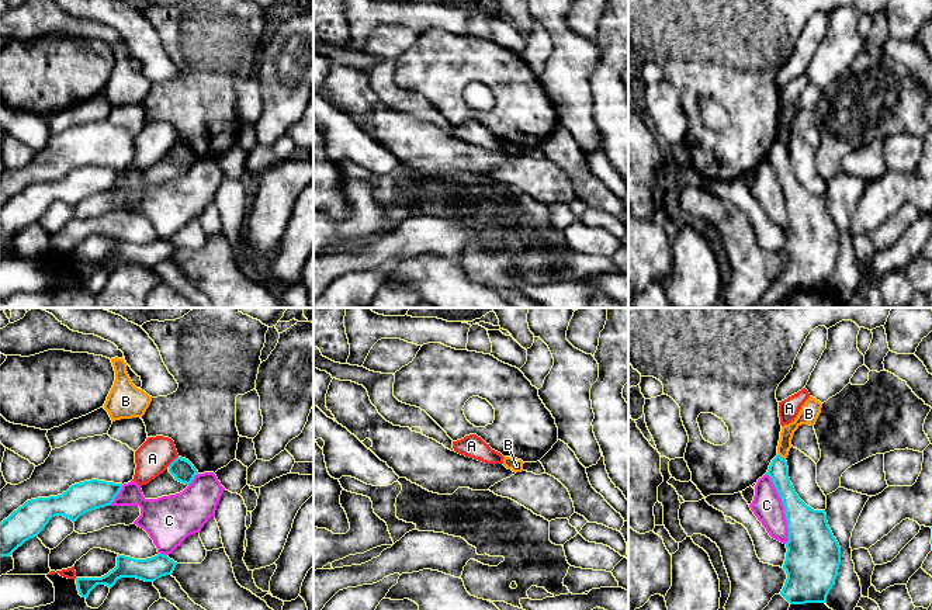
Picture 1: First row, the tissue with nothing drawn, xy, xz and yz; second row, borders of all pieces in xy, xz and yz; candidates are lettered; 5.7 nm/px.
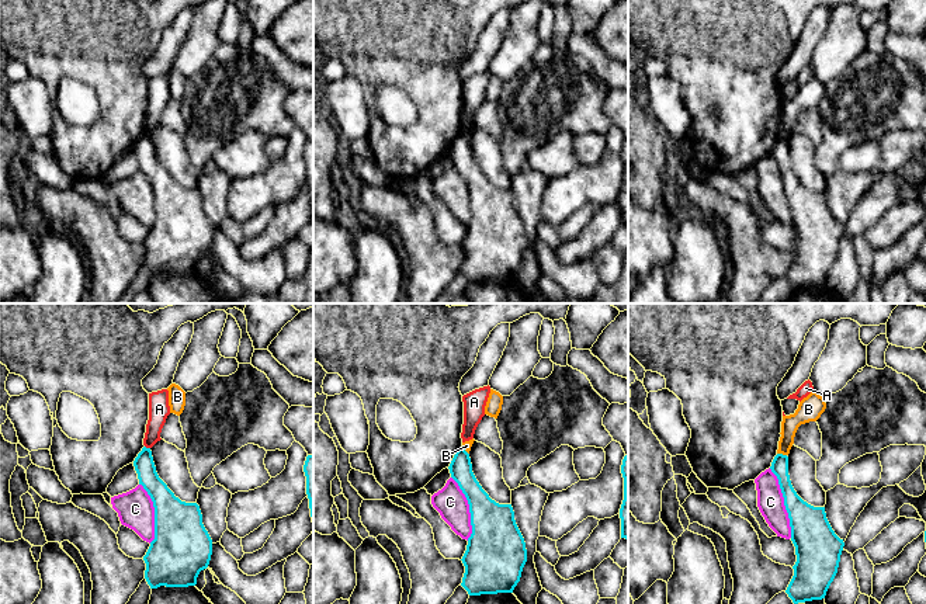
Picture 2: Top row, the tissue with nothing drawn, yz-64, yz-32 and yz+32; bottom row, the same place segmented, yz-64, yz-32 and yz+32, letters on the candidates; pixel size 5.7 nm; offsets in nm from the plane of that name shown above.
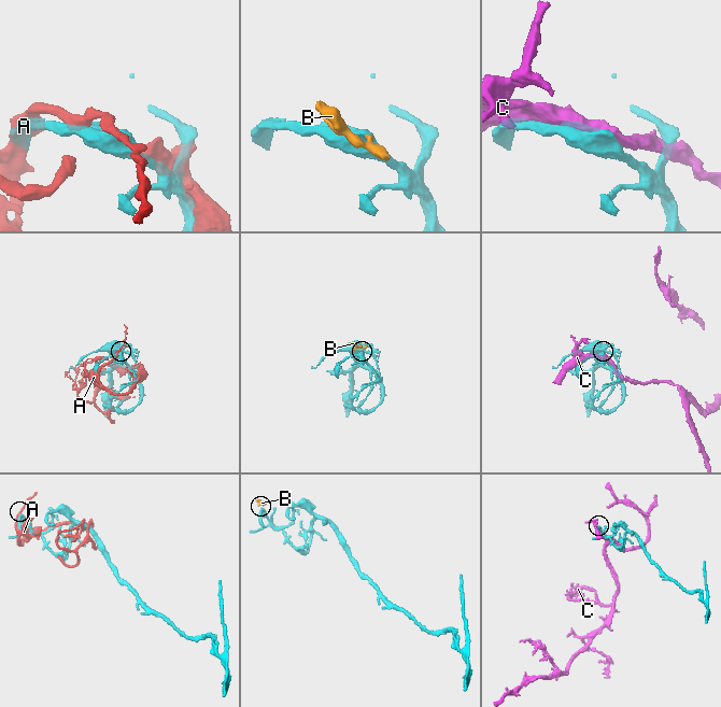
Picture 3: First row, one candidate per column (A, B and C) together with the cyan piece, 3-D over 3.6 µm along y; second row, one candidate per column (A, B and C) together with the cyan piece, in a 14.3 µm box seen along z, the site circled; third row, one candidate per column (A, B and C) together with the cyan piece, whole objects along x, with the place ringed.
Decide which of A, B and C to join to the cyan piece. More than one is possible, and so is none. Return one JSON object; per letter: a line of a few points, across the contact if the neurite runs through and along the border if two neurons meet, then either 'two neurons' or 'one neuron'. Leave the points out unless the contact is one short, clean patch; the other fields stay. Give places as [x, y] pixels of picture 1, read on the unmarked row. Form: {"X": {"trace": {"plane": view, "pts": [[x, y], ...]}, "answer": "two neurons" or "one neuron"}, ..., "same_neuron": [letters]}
{"A": {"answer": "two neurons"}, "B": {"trace": {"plane": "yz", "pts": [[778, 138], [785, 145]]}, "answer": "two neurons"}, "C": {"answer": "two neurons"}, "same_neuron": []}

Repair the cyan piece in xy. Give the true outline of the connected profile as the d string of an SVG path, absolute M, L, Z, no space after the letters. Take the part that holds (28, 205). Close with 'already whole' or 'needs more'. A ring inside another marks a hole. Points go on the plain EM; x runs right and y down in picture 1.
M91 164L58 181L27 186L0 208L0 242L13 240L25 226L38 222L55 201L75 208L84 198L110 191L121 174L122 169Z; already whole

